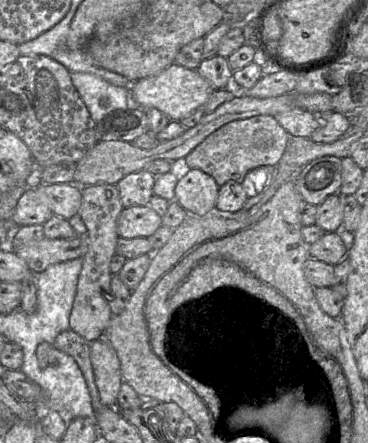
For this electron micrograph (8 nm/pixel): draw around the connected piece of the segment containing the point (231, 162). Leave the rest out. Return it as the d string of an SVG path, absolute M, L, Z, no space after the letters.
M258 115L231 121L206 137L186 157L188 168L211 175L218 186L228 181L242 184L251 170L261 166L276 166L285 151L290 134L272 115Z

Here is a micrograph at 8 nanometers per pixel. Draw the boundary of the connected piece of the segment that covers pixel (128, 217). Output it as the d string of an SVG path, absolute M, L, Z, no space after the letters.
M150 205L124 208L117 220L122 238L145 238L162 226L162 217Z

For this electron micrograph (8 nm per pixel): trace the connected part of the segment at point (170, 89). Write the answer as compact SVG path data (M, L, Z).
M171 64L160 73L142 78L131 83L132 100L141 108L157 108L166 114L171 121L179 121L201 108L215 89L196 69L189 69L178 64Z

